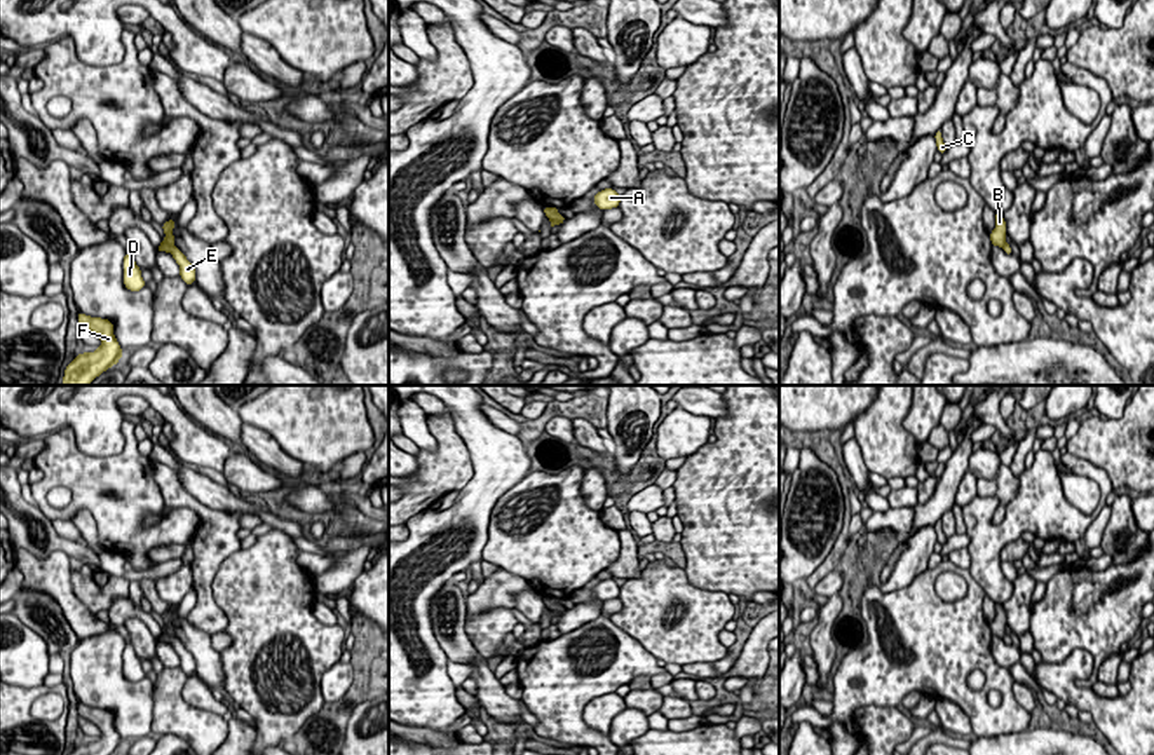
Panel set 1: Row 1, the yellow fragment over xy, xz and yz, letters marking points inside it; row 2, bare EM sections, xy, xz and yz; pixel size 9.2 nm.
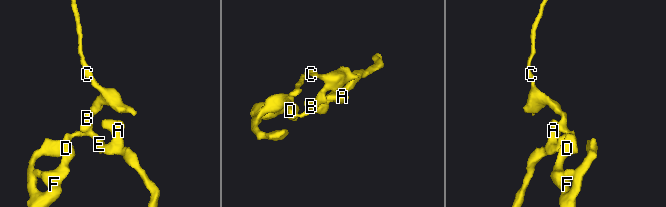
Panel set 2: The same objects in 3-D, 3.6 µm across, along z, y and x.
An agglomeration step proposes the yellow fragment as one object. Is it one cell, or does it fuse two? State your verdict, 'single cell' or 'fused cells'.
fused cells

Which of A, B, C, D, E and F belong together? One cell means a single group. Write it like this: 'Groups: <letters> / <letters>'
Groups: A D E F / B C

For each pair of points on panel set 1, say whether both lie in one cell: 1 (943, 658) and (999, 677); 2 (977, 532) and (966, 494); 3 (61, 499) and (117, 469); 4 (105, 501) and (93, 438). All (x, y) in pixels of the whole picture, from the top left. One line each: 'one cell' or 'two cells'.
1: one cell
2: two cells
3: two cells
4: two cells

